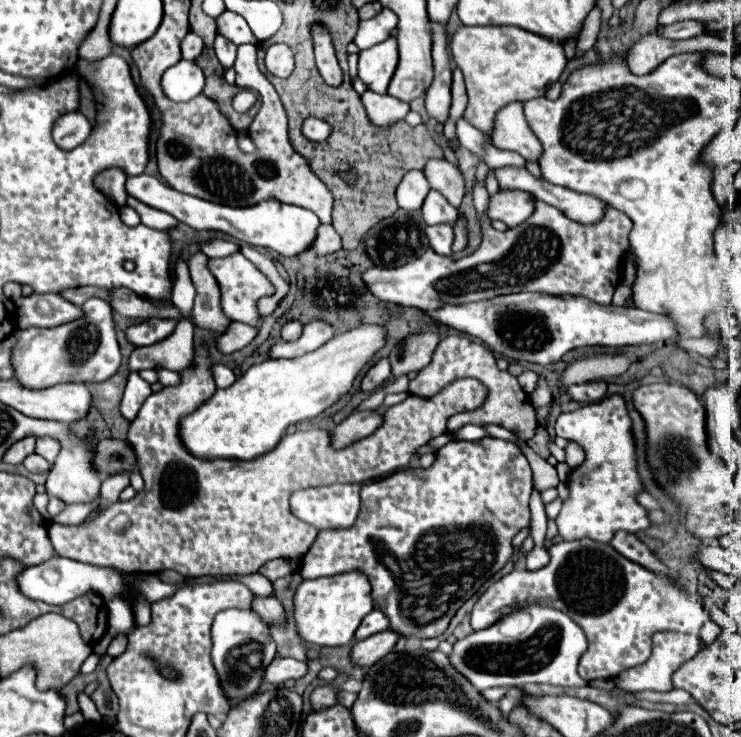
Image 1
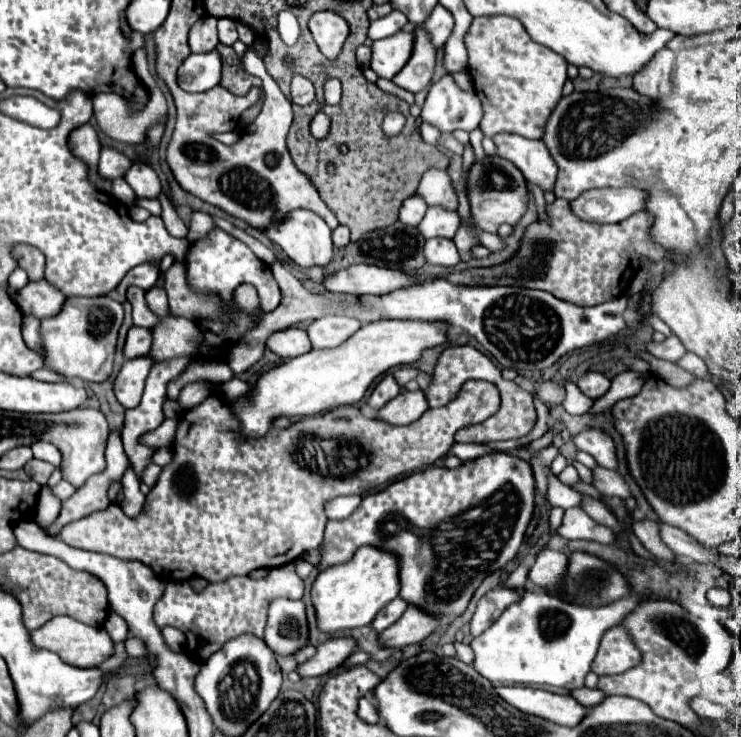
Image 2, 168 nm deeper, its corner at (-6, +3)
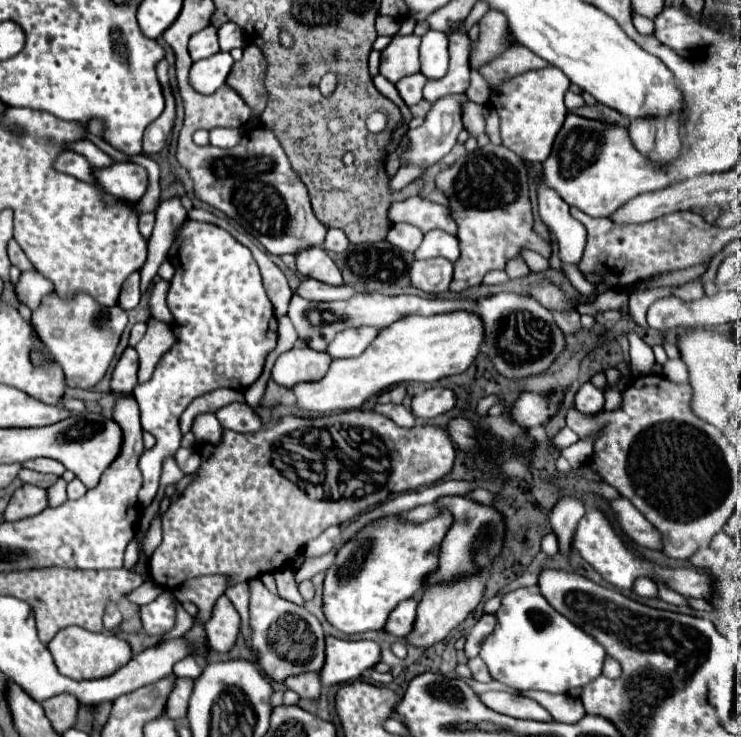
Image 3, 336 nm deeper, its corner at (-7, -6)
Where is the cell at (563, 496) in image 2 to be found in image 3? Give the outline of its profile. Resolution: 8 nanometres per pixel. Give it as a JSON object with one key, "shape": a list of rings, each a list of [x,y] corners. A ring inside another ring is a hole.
{"shape":[[[637,579],[633,583],[633,591],[641,597],[657,597],[657,587],[651,579]]]}

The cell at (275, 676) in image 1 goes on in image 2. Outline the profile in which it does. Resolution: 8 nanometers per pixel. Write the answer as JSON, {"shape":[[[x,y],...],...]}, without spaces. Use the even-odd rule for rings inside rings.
{"shape":[[[352,636],[330,638],[322,642],[316,650],[318,652],[314,658],[298,666],[300,676],[322,676],[340,668],[346,662],[346,658],[356,650],[356,640]]]}

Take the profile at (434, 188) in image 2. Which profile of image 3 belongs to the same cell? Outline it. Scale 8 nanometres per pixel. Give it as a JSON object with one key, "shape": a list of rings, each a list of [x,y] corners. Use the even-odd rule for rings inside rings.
{"shape":[[[421,195],[393,203],[389,209],[389,219],[393,223],[405,221],[405,223],[417,225],[423,233],[427,233],[431,229],[443,229],[451,235],[457,233],[457,225],[451,219],[449,209],[439,203],[433,203]]]}

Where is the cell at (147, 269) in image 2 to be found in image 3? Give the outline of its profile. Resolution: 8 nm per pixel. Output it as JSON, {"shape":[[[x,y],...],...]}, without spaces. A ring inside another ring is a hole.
{"shape":[[[179,197],[161,201],[159,209],[155,211],[155,229],[153,229],[151,241],[149,241],[149,257],[147,257],[145,265],[141,267],[141,293],[149,291],[151,281],[155,279],[161,263],[167,257],[171,243],[175,241],[179,227],[185,221],[187,221],[187,211],[183,209]]]}

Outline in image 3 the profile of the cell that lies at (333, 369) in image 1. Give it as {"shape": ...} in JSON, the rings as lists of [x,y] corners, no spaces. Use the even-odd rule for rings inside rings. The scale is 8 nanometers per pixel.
{"shape":[[[455,311],[431,317],[411,315],[379,331],[363,355],[351,359],[333,359],[327,375],[317,383],[297,383],[293,387],[295,403],[299,409],[307,409],[317,415],[359,409],[369,397],[389,389],[391,385],[407,381],[433,383],[441,377],[463,373],[473,363],[481,341],[483,323],[473,313]]]}

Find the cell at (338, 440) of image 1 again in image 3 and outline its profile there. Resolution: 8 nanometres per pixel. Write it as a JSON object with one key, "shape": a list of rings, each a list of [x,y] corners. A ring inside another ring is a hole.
{"shape":[[[433,387],[433,389],[427,389],[425,393],[413,397],[411,413],[421,419],[431,419],[431,417],[437,417],[437,415],[449,411],[453,405],[455,405],[453,391]]]}

